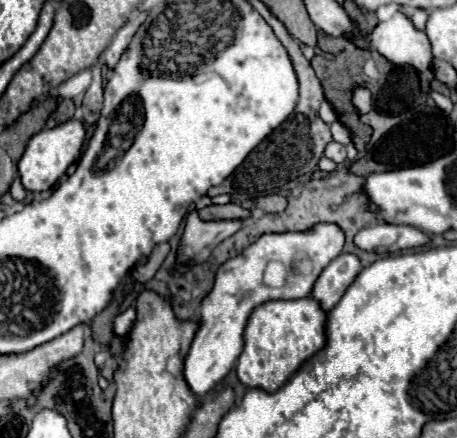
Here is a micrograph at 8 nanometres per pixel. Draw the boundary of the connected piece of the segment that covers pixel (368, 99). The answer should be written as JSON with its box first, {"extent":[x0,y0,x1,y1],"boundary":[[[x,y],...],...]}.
{"extent":[354,88,372,114],"boundary":[[[368,88],[354,90],[354,106],[356,106],[358,114],[368,114],[372,110],[372,94],[368,92]]]}

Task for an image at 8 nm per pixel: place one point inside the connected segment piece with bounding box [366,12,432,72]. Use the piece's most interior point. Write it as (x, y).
(397, 40)

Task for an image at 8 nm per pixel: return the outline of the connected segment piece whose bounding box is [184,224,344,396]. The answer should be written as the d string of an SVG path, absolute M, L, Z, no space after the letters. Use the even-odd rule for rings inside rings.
M318 224L308 232L264 234L242 254L230 258L216 270L212 290L200 302L198 330L184 358L184 380L194 396L204 396L206 392L210 392L232 370L244 346L242 332L250 312L270 300L308 298L318 274L342 252L342 246L344 234L336 224ZM274 260L282 262L288 270L286 284L280 288L272 288L262 280L264 268Z

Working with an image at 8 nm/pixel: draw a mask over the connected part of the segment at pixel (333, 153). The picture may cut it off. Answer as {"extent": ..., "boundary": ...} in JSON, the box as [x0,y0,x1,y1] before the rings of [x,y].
{"extent":[324,142,346,162],"boundary":[[[330,142],[326,146],[326,152],[324,152],[328,158],[332,158],[334,162],[346,162],[346,148],[338,142]]]}

